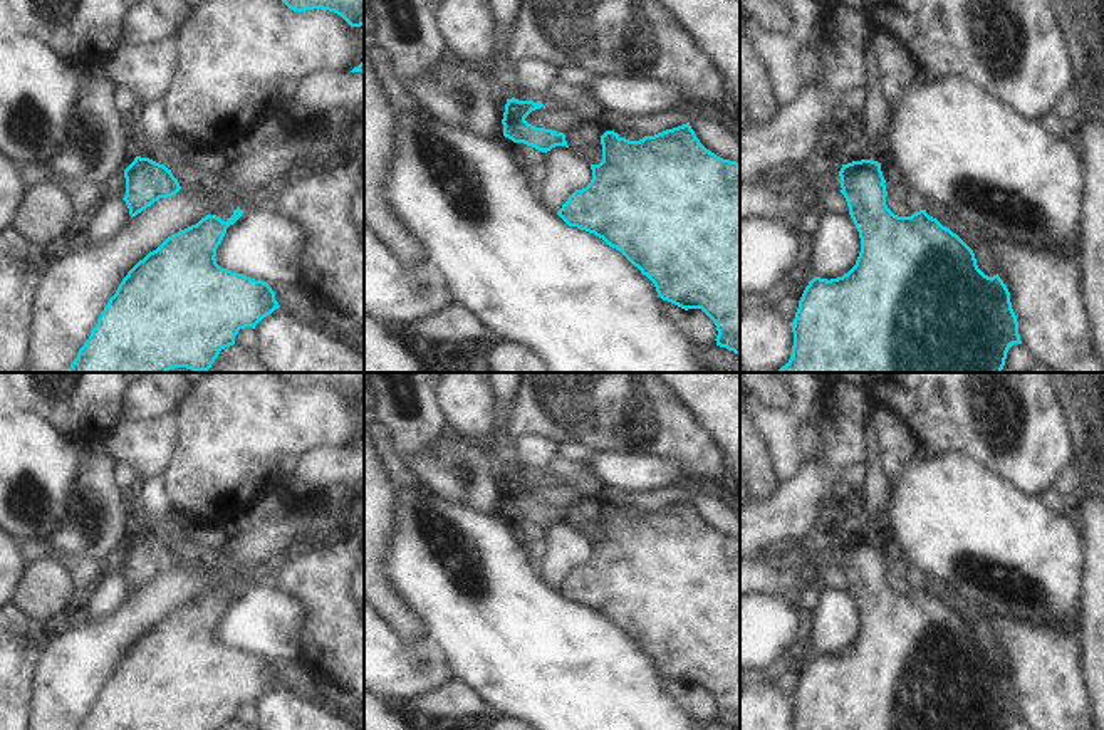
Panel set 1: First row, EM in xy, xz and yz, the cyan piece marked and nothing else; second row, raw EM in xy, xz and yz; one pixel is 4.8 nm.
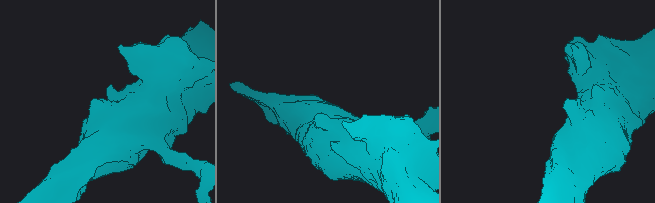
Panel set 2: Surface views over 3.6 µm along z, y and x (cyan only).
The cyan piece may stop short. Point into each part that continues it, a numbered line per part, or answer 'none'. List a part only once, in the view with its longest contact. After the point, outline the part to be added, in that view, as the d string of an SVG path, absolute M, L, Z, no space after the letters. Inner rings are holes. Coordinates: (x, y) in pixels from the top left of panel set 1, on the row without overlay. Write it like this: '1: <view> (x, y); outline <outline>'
none

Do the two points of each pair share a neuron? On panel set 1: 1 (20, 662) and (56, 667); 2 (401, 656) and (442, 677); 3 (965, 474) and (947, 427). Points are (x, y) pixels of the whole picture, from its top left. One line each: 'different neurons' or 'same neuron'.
1: different neurons
2: same neuron
3: different neurons

